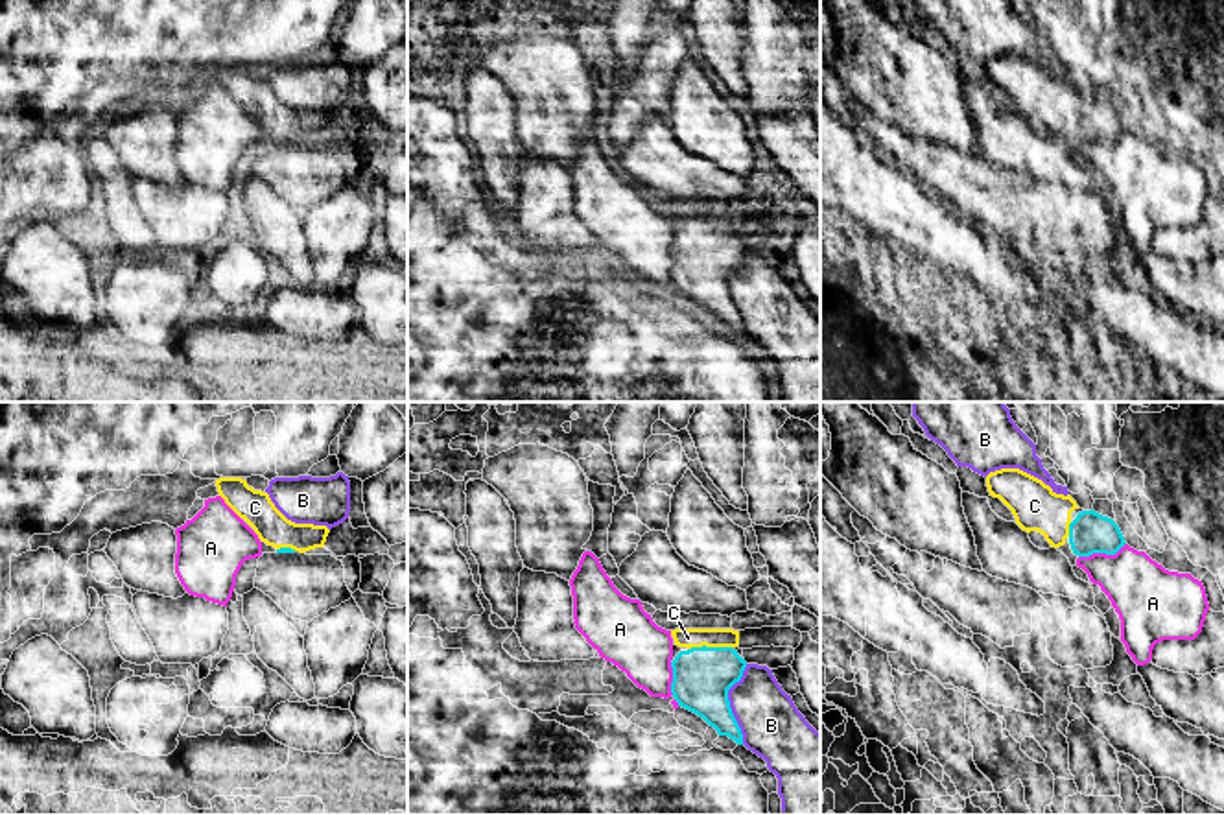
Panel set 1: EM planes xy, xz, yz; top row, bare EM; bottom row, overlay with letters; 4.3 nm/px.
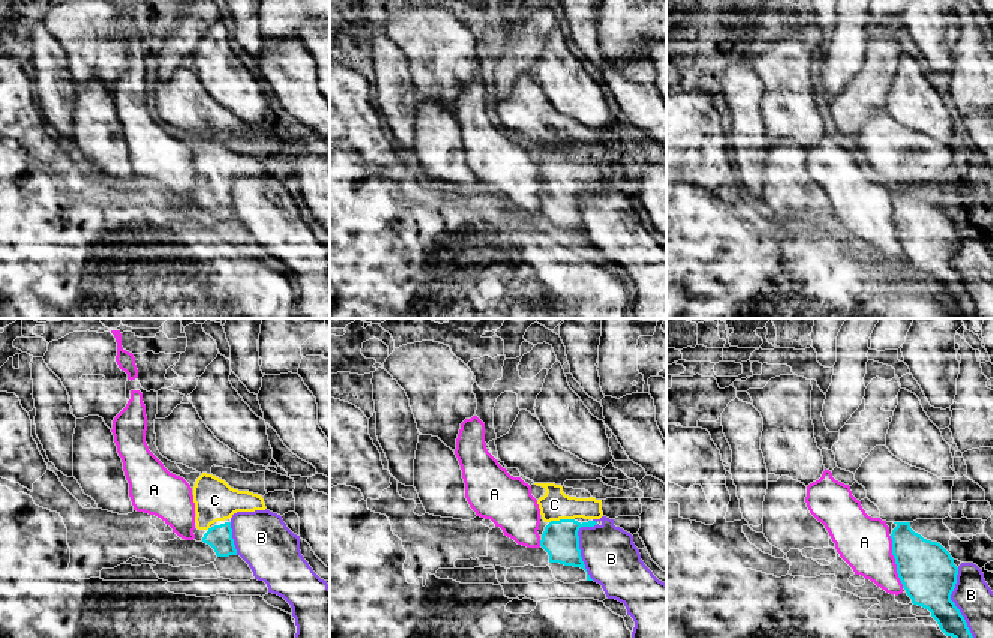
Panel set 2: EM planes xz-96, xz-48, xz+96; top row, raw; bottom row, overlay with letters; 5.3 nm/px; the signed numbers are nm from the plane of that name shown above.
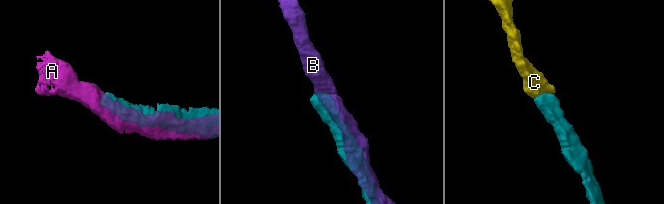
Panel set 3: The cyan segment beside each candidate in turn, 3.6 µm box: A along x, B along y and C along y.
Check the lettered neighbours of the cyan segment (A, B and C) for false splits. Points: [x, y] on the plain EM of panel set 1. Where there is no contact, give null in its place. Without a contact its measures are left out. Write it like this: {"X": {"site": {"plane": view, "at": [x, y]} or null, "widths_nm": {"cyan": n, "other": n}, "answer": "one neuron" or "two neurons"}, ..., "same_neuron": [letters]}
{"A": {"site": {"plane": "yz", "at": [1101, 139]}, "widths_nm": {"cyan": 180, "other": 280}, "answer": "two neurons"}, "B": {"site": {"plane": "xz", "at": [729, 292]}, "widths_nm": {"cyan": 260, "other": 260}, "answer": "two neurons"}, "C": {"site": {"plane": "xz", "at": [708, 235]}, "widths_nm": {"cyan": 260, "other": 80}, "answer": "one neuron"}, "same_neuron": ["C"]}

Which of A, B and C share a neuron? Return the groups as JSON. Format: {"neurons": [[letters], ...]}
{"neurons": [["A"], ["B"], ["C"]]}

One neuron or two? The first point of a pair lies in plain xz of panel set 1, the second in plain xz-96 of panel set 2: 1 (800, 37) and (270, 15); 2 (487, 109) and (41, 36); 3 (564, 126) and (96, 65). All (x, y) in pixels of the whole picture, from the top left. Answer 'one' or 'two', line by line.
1: one
2: one
3: one

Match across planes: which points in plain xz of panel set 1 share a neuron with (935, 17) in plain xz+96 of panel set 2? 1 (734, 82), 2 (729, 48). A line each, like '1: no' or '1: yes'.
1: yes
2: yes

